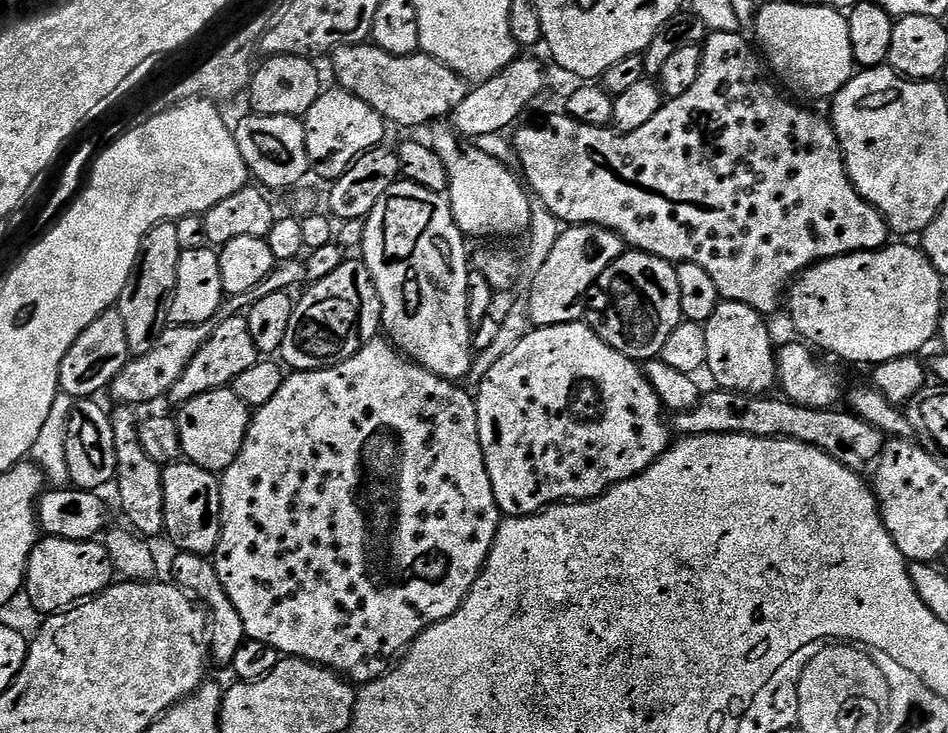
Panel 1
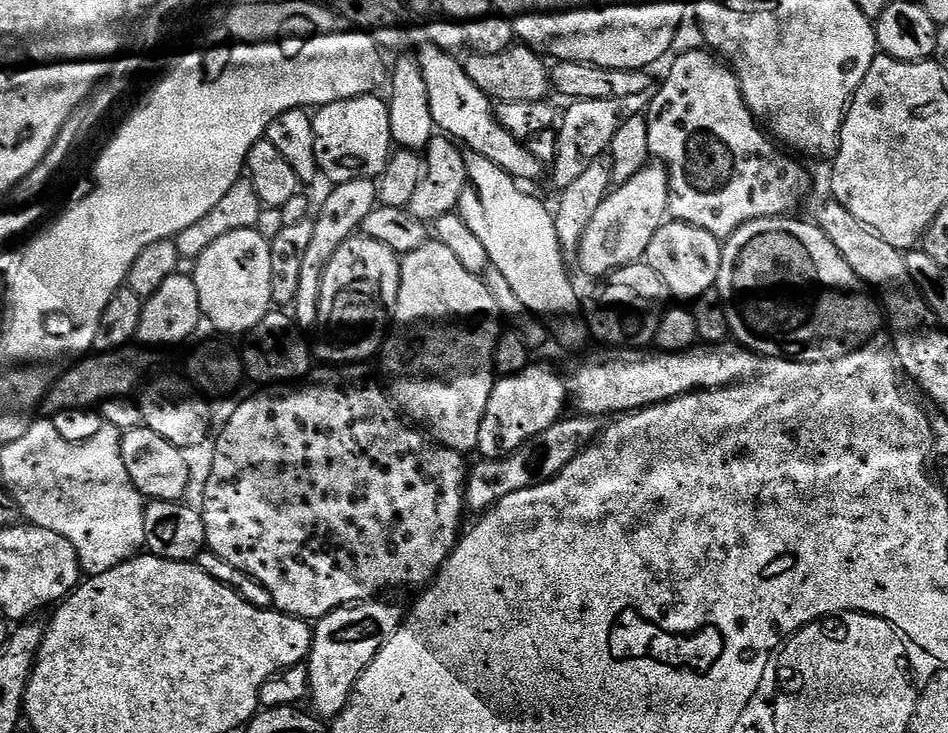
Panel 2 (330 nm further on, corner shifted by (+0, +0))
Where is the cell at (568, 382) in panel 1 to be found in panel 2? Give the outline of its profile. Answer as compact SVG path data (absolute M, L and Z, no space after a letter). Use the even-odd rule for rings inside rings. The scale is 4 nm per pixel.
M532 362L518 374L497 379L492 385L490 402L486 406L486 414L478 430L479 455L485 460L503 460L510 453L517 452L522 445L542 434L542 430L554 426L557 420L565 415L564 403L567 405L569 400L565 377L559 376L554 369L547 368L544 364Z

